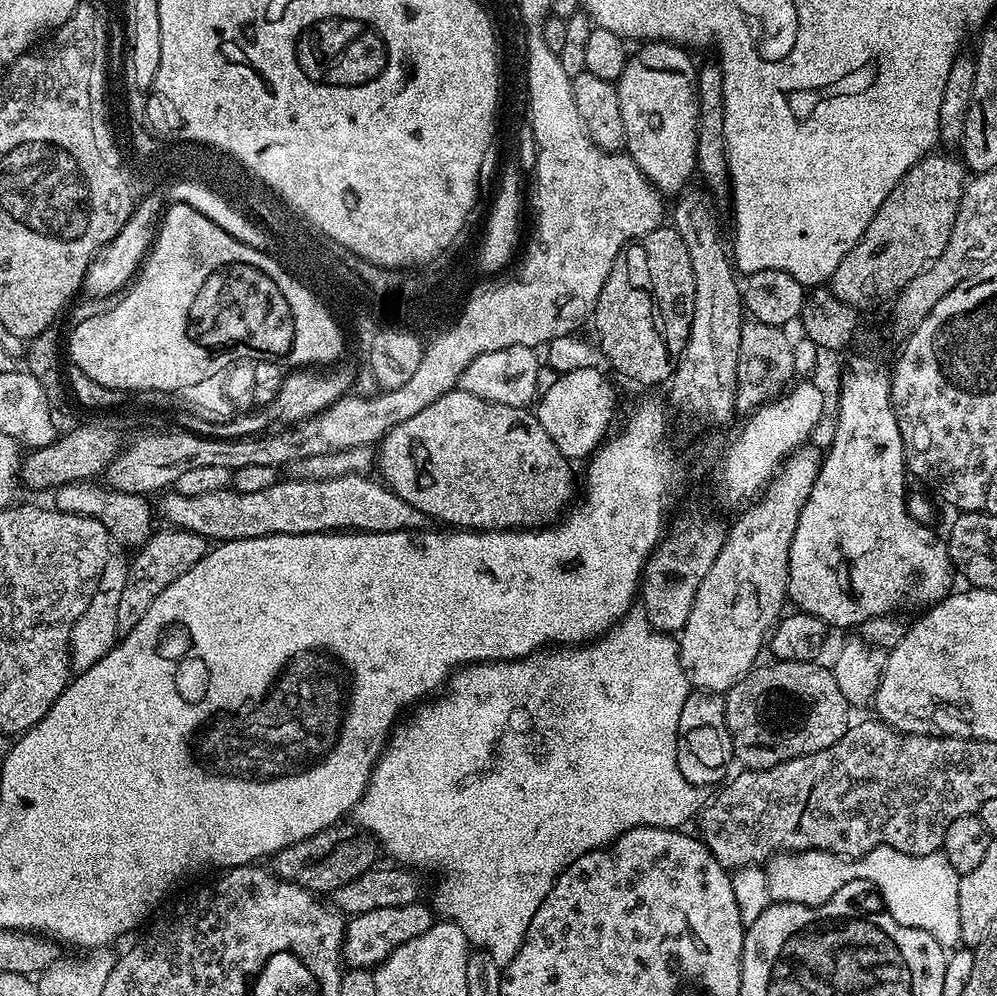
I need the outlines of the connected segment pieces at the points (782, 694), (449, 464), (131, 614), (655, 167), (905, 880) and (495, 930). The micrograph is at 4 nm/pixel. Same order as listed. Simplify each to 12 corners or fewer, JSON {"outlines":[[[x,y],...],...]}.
{"outlines":[[[777,659],[724,696],[748,770],[826,750],[850,723],[831,667]],[[442,394],[378,444],[402,502],[535,530],[578,492],[535,411]],[[153,531],[131,557],[117,633],[210,550],[203,536]],[[648,42],[616,84],[626,155],[661,194],[696,172],[697,61]],[[943,851],[777,853],[777,904],[825,904],[870,881],[886,911],[961,943],[961,876]],[[643,611],[463,665],[355,823],[506,966],[552,883],[710,799]]]}

